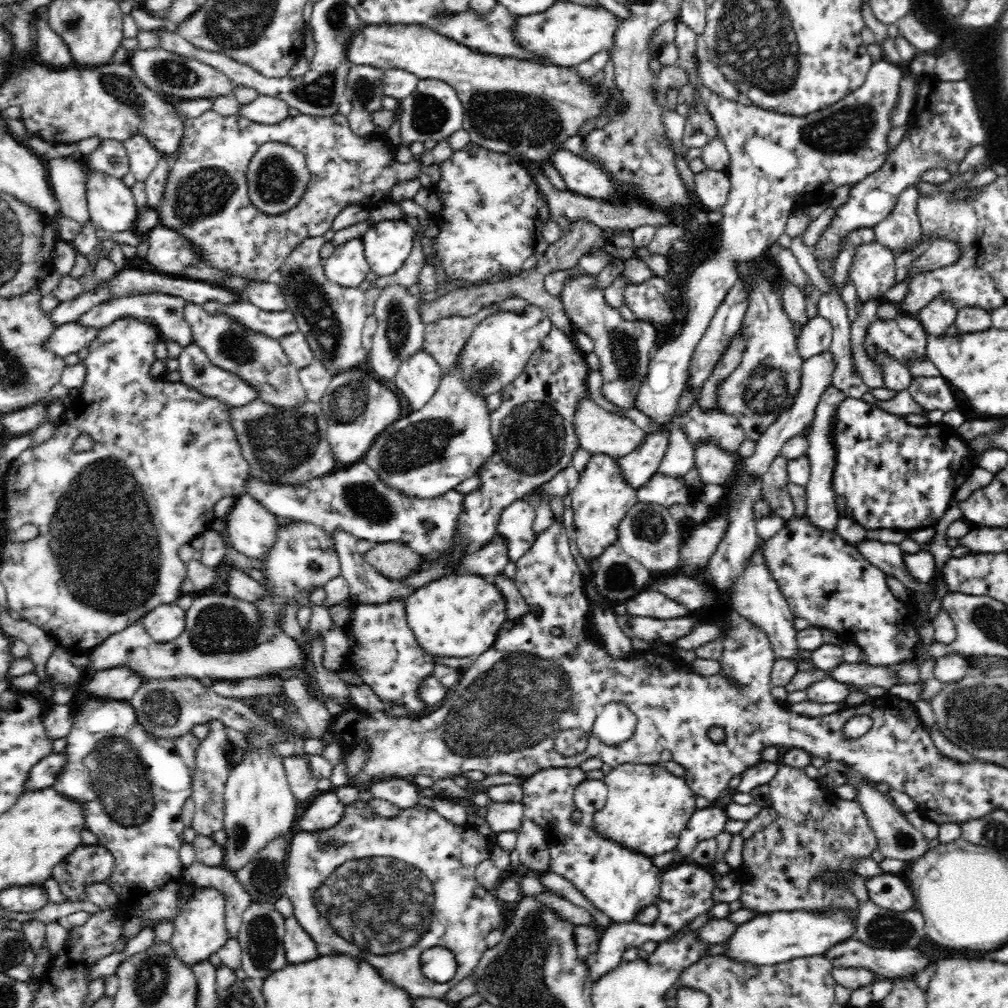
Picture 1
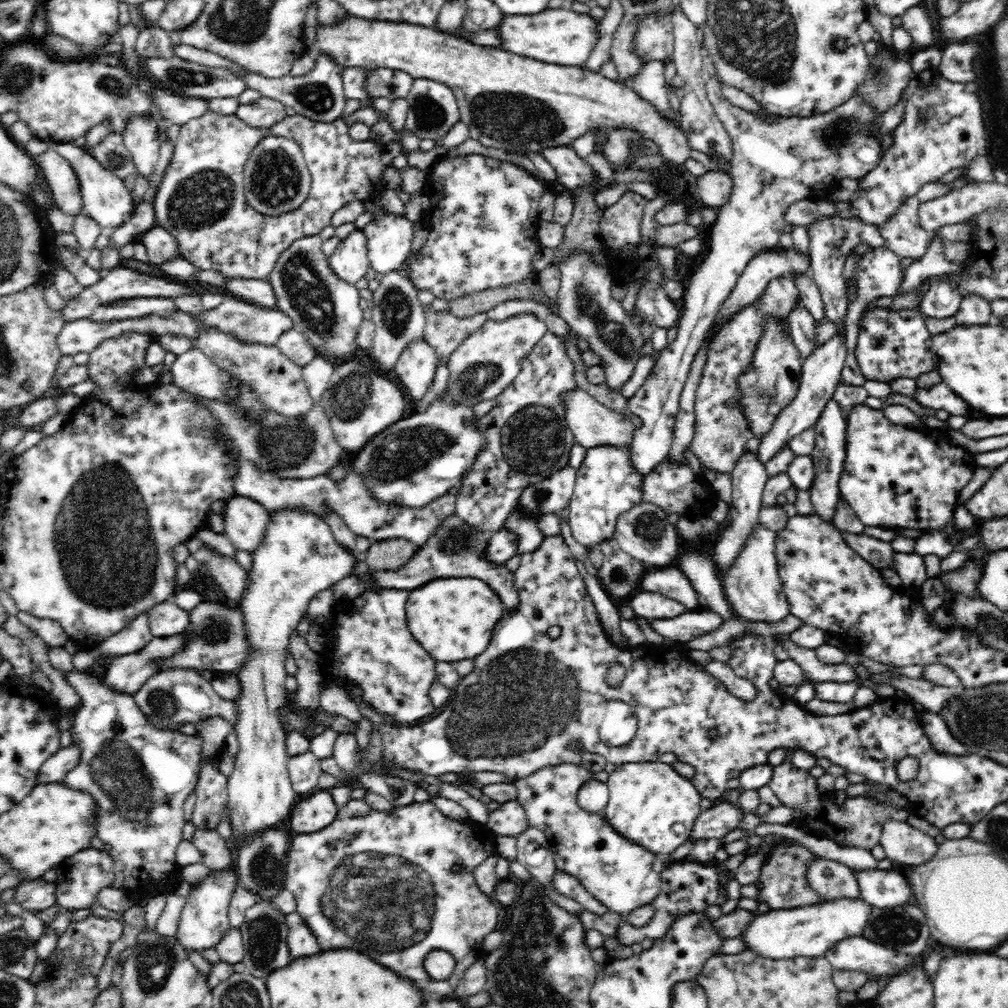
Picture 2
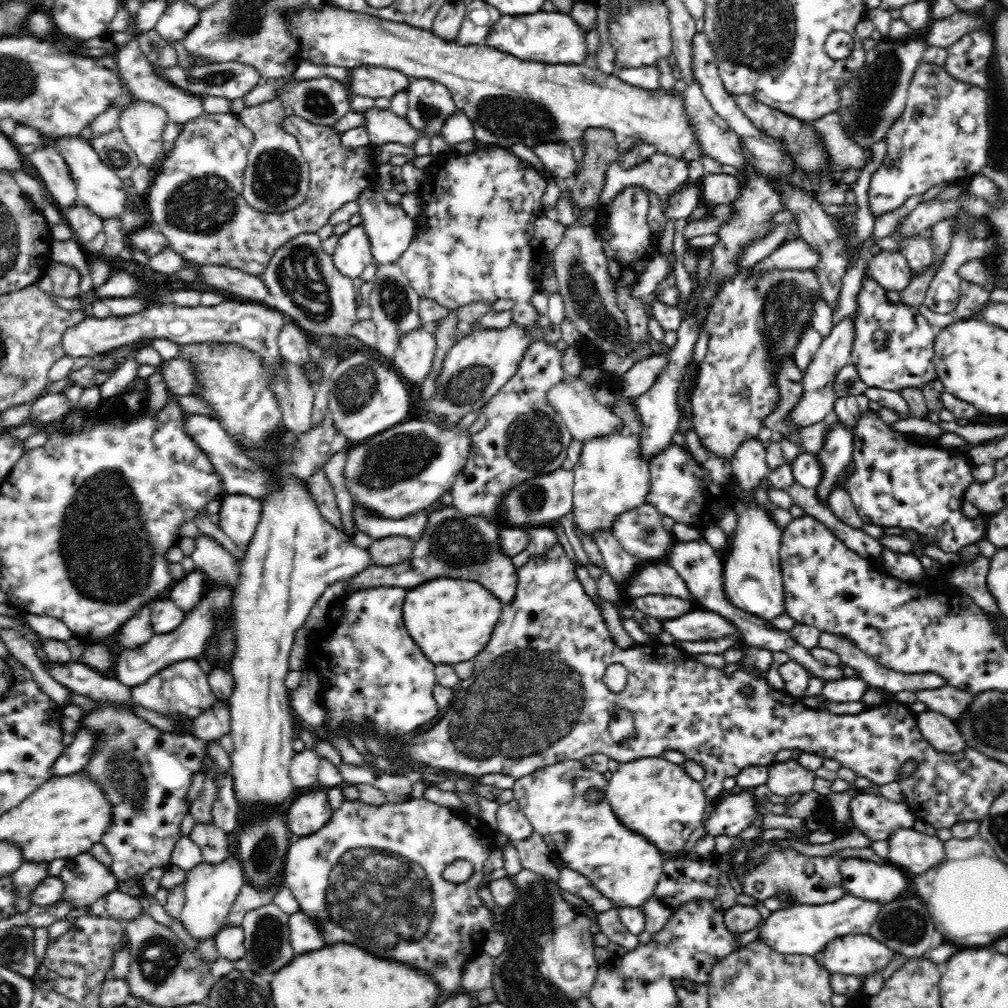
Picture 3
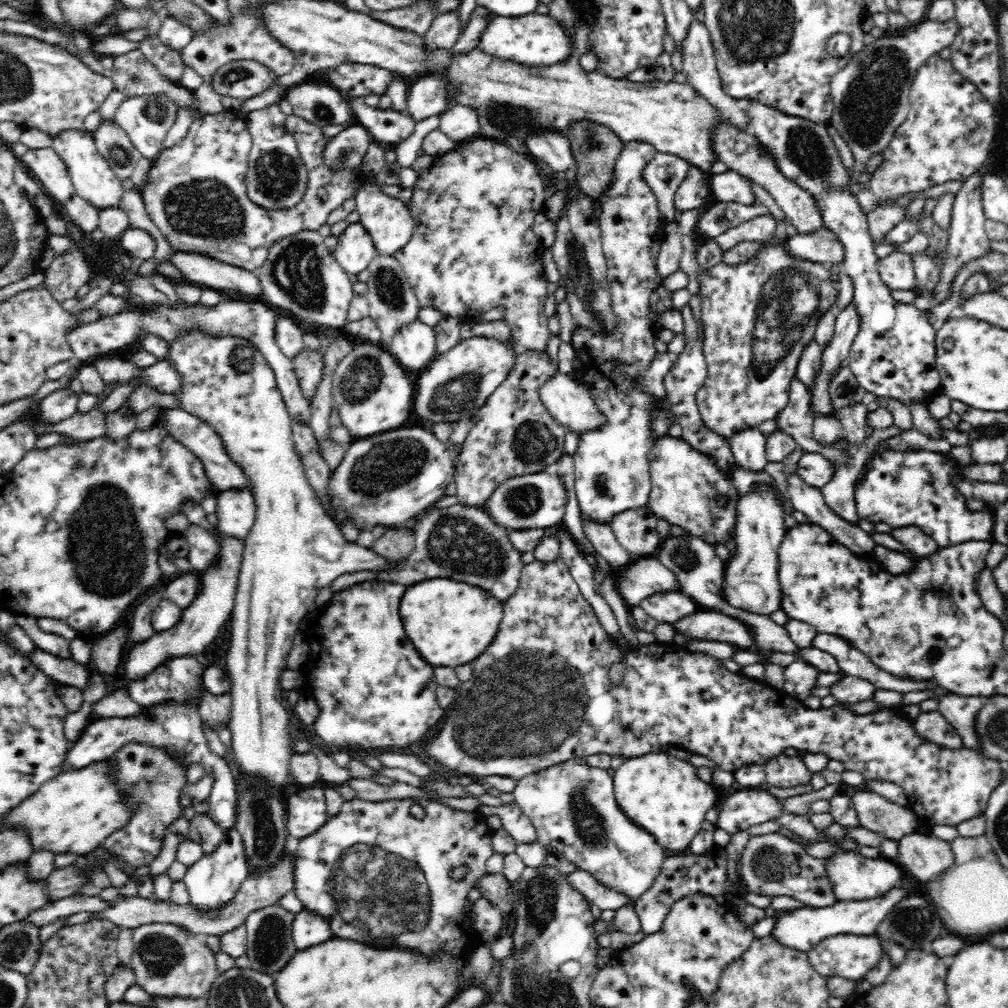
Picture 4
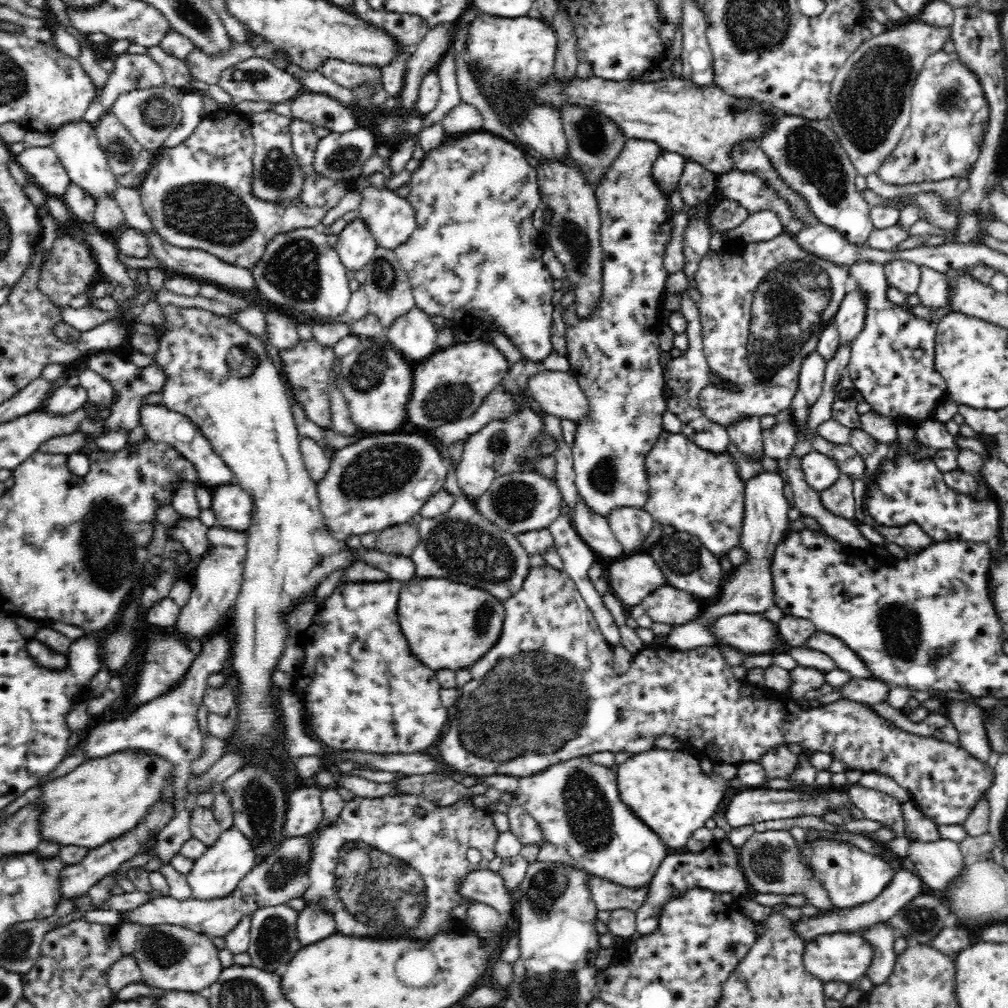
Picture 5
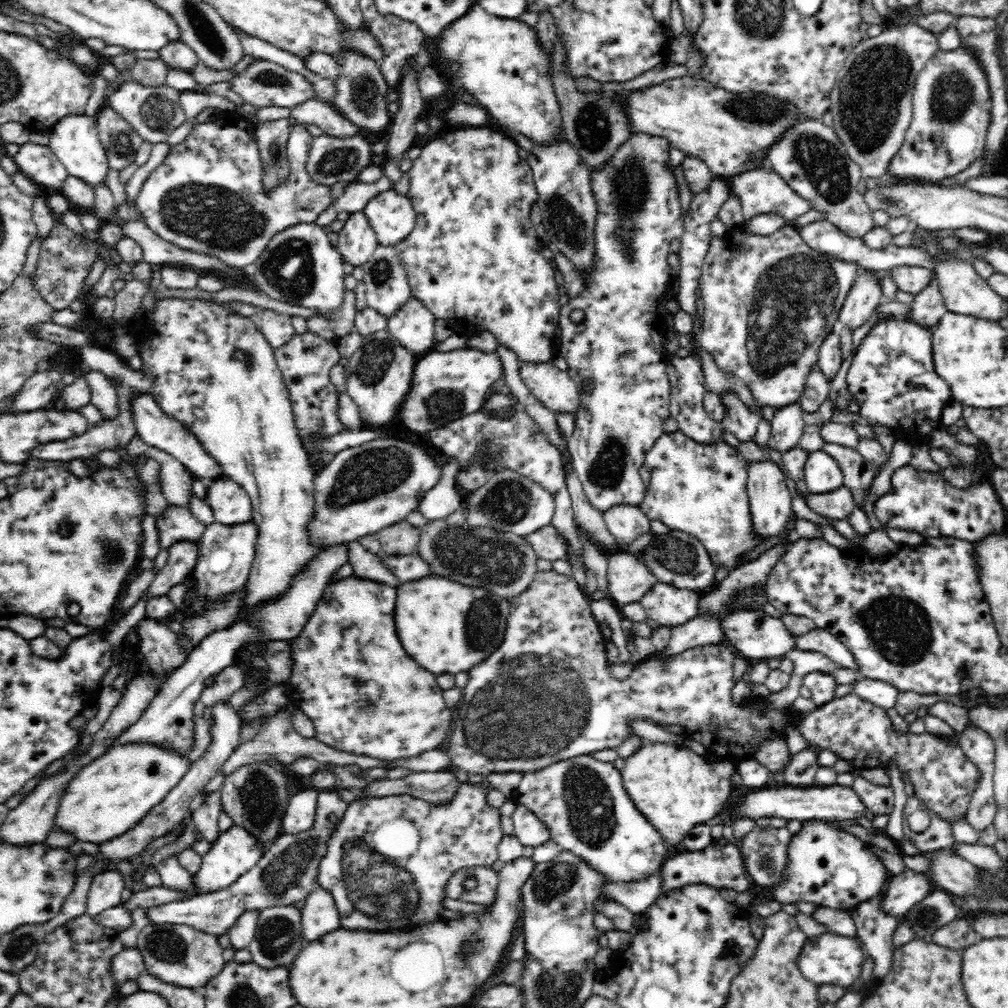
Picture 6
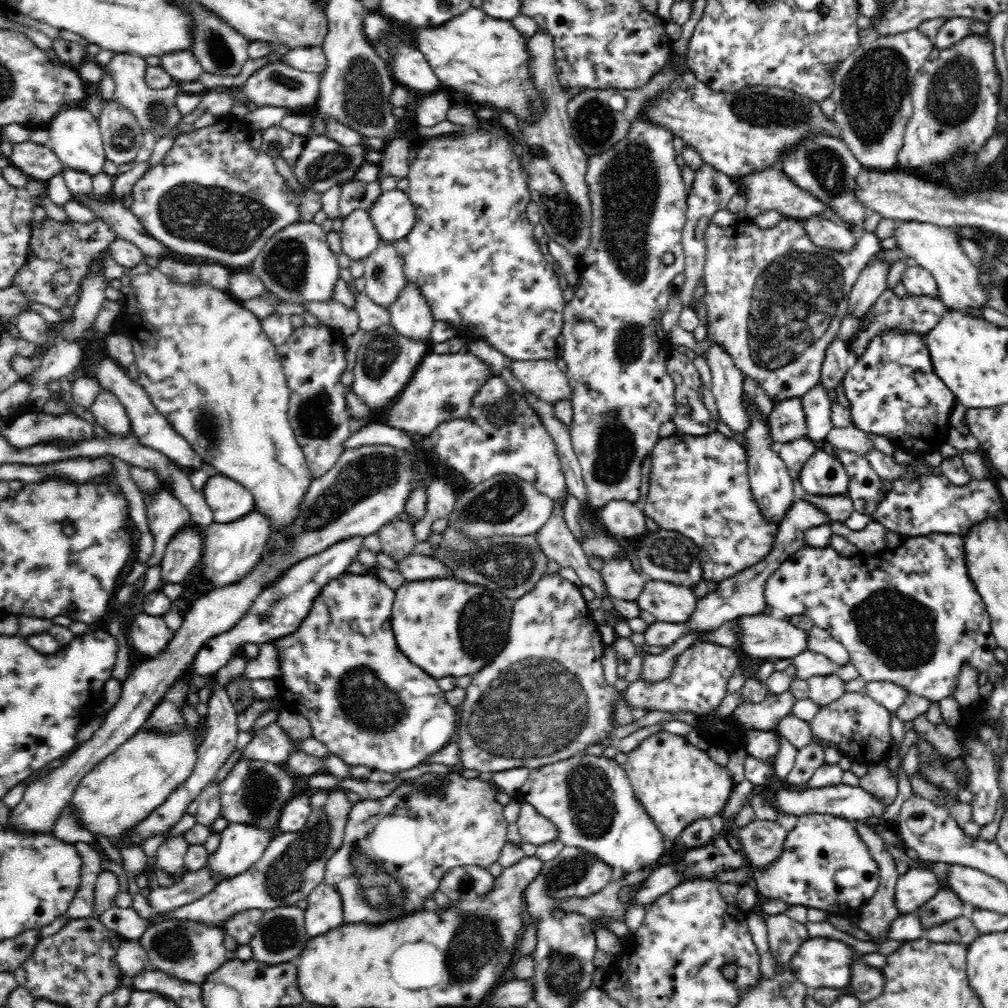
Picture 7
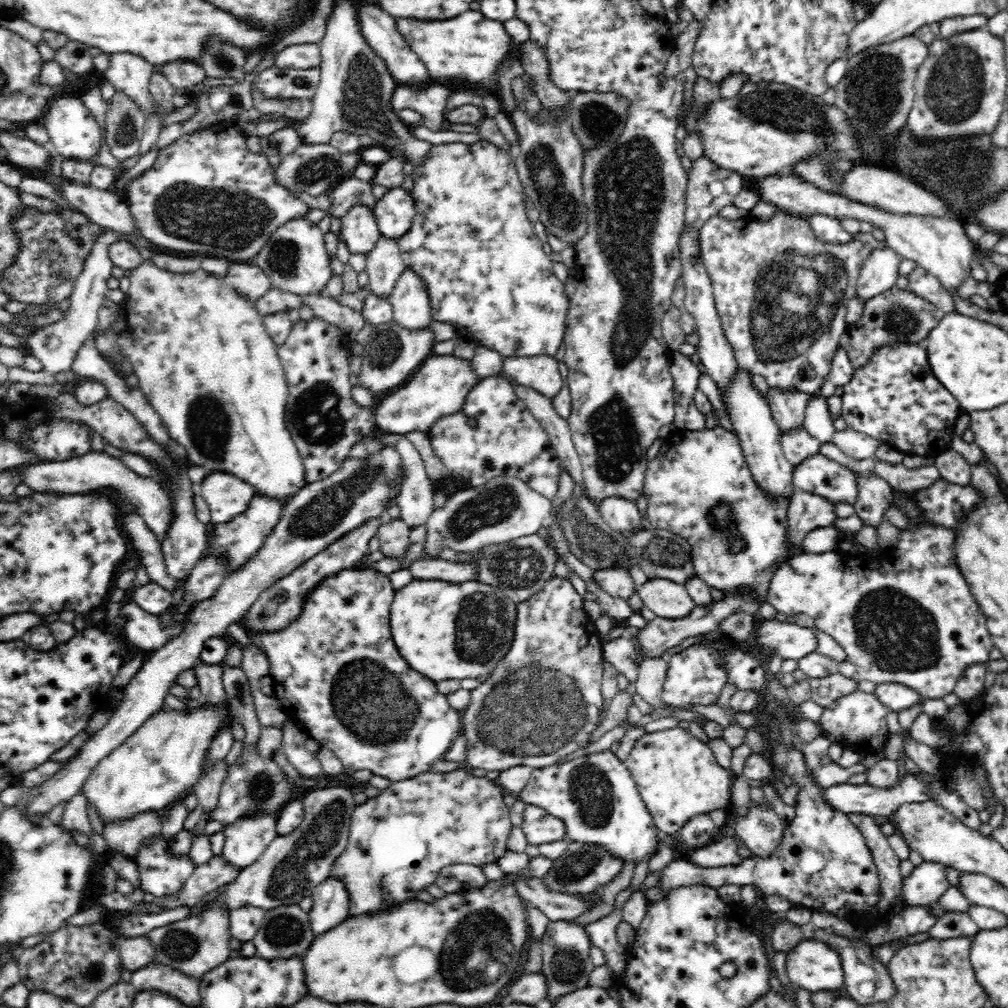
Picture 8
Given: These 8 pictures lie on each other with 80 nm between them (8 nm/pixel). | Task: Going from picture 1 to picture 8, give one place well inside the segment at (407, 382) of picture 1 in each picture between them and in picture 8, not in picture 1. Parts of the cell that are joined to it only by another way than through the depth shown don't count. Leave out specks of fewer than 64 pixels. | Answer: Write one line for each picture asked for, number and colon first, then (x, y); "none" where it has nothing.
2: (415, 367)
3: (413, 358)
4: (413, 345)
5: (414, 334)
6: (413, 324)
7: (411, 315)
8: (412, 306)

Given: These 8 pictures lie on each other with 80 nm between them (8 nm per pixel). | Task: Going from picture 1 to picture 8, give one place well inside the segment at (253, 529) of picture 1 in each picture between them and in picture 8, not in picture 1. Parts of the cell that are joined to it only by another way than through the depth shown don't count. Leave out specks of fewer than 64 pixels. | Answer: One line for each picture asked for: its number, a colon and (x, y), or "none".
2: (245, 520)
3: (239, 513)
4: (235, 509)
5: (231, 504)
6: (230, 504)
7: (229, 500)
8: (227, 495)

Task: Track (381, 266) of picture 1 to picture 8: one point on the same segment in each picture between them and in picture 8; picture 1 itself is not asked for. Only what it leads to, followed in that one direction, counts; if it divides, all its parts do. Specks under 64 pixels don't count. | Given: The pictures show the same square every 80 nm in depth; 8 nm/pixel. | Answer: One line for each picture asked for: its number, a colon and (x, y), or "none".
2: (389, 236)
3: (390, 230)
4: (390, 222)
5: (391, 220)
6: (391, 215)
7: (393, 214)
8: (395, 212)

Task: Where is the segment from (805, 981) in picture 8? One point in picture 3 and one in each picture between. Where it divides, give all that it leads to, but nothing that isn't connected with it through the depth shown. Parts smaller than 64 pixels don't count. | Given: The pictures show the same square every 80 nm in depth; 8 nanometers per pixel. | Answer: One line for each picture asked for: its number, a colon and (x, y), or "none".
3: (859, 955)
4: (849, 956)
5: (839, 956)
6: (830, 959)
7: (819, 963)

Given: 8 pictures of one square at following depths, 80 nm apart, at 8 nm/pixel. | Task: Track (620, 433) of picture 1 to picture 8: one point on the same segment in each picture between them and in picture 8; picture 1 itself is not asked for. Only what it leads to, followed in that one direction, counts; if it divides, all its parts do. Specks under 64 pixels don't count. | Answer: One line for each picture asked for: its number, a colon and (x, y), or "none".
2: (592, 424)
3: (572, 397)
4: (565, 397)
5: (558, 393)
6: (554, 388)
7: (543, 377)
8: (540, 372)

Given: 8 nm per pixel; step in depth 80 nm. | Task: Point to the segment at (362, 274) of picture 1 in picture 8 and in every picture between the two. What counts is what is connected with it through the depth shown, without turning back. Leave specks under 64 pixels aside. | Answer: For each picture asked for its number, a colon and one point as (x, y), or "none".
2: (350, 261)
3: (353, 253)
4: (355, 250)
5: (356, 247)
6: (358, 241)
7: (359, 237)
8: (360, 231)

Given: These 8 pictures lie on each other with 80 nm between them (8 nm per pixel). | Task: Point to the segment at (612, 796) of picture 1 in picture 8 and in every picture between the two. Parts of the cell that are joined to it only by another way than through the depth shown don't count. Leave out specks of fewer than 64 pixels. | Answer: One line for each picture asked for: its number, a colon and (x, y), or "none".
2: (649, 802)
3: (657, 798)
4: (662, 793)
5: (667, 789)
6: (675, 788)
7: (677, 783)
8: (678, 777)

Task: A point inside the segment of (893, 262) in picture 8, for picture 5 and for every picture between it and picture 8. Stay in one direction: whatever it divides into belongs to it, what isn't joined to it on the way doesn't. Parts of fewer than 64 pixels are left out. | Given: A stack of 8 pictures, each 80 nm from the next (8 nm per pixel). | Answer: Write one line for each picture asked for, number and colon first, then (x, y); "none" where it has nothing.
5: (850, 320)
6: (866, 292)
7: (872, 281)

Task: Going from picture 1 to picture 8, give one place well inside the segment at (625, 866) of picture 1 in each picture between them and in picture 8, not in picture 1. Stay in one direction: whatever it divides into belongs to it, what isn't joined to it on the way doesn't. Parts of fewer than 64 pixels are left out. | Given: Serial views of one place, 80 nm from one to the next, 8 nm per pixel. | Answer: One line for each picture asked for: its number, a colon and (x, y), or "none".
2: (622, 874)
3: (582, 832)
4: (572, 805)
5: (577, 804)
6: (583, 801)
7: (590, 799)
8: (596, 795)

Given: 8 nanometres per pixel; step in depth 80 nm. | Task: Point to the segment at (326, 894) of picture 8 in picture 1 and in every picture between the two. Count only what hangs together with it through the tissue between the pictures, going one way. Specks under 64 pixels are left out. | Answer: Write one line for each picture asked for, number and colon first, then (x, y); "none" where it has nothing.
1: (299, 947)
2: (301, 941)
3: (305, 934)
4: (308, 928)
5: (314, 924)
6: (320, 915)
7: (325, 909)

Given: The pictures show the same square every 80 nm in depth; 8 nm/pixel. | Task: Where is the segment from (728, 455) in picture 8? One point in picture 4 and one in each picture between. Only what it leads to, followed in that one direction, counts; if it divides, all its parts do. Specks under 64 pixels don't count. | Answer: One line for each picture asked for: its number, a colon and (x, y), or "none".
4: (688, 489)
5: (700, 492)
6: (700, 489)
7: (699, 487)

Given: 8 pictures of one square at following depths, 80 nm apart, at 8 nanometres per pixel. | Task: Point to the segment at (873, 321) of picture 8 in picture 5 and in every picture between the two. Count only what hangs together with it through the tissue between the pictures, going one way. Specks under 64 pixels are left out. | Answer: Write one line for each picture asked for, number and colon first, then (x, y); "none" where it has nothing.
5: (932, 293)
6: (928, 306)
7: (917, 314)

